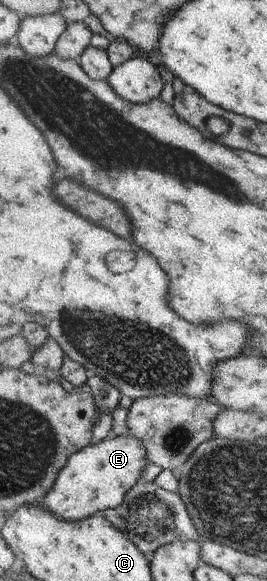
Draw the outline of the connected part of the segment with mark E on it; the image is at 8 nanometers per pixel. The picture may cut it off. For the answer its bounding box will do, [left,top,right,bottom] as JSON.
[42,434,150,522]

